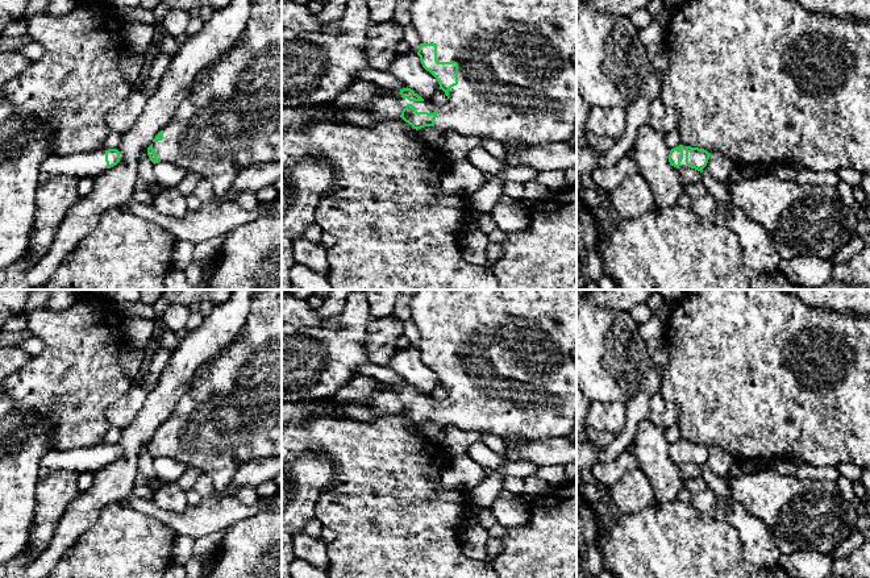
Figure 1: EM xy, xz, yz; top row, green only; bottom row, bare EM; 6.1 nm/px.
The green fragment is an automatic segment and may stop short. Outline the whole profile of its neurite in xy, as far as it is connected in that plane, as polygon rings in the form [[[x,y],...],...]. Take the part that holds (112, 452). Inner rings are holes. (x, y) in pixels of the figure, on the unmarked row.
[[[96,444],[72,450],[49,449],[41,458],[41,467],[92,474],[118,457],[120,448],[117,444]]]

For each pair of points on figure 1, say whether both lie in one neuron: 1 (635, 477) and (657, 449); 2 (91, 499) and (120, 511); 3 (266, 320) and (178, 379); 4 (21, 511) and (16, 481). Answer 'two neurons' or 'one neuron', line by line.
1: two neurons
2: two neurons
3: two neurons
4: one neuron

